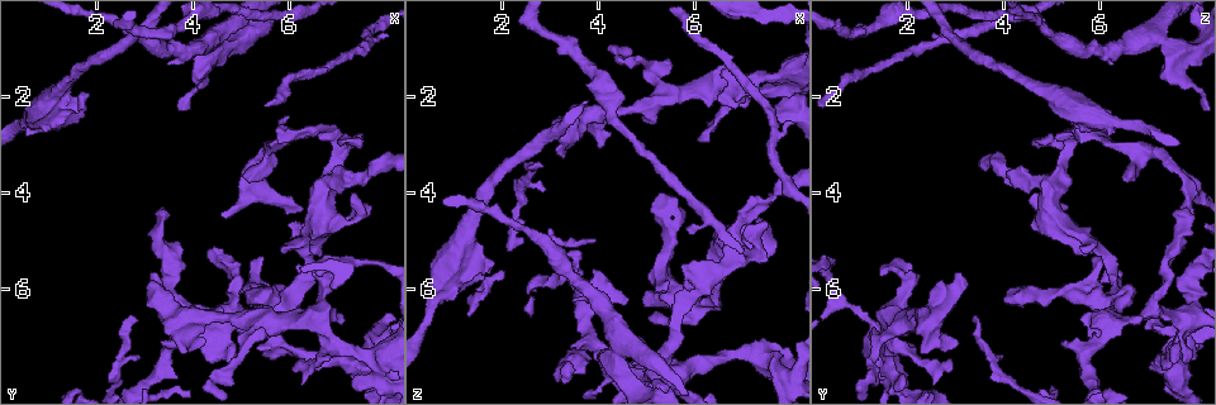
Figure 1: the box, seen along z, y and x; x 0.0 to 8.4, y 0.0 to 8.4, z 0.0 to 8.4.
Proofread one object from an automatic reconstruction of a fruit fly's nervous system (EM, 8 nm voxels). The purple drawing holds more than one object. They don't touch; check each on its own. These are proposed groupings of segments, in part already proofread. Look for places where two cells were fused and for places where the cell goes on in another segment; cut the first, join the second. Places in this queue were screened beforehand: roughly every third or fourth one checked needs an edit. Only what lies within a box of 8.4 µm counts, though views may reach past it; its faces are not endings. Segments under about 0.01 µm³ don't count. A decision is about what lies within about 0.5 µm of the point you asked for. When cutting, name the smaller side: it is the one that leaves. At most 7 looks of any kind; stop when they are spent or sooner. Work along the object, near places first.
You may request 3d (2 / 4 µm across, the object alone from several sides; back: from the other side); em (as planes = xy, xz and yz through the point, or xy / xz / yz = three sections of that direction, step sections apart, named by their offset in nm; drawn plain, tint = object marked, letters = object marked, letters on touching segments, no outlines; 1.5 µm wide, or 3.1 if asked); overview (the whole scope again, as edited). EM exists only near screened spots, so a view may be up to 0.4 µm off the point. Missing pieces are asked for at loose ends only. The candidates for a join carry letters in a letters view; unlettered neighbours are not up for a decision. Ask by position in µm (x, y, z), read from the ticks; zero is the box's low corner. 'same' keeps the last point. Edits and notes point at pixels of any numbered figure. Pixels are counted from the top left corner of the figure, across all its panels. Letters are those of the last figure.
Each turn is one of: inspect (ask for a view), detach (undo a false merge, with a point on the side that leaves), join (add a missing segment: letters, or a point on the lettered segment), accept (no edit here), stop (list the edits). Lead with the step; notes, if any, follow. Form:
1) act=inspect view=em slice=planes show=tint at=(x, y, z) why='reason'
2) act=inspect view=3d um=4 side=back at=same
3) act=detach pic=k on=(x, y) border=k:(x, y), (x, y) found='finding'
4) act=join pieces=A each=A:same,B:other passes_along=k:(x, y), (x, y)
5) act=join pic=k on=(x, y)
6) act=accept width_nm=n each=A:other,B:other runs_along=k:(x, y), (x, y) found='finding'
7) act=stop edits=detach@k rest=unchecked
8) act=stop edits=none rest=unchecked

act=inspect view=em slice=planes show=letters at=(4.40, 0.80, 7.20) why='thick turns thin'

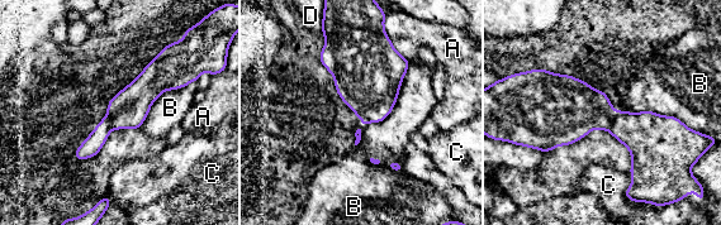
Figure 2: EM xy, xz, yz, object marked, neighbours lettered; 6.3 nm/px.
act=detach pic=2 on=(646, 134) each=A:other,B:other,C:other,D:other part_leaving=2:(107, 120), (100, 134), (77, 156) found='a second cell is stuck on'

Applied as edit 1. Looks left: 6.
act=inspect view=em slice=planes show=plain at=(5.10, 3.70, 6.70) why='free end'

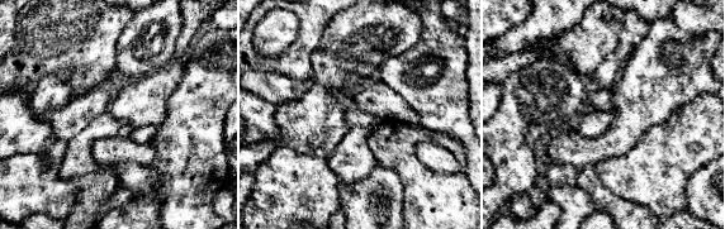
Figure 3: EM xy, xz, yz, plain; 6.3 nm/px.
act=inspect view=em slice=planes show=tint at=same why='where the object lies'

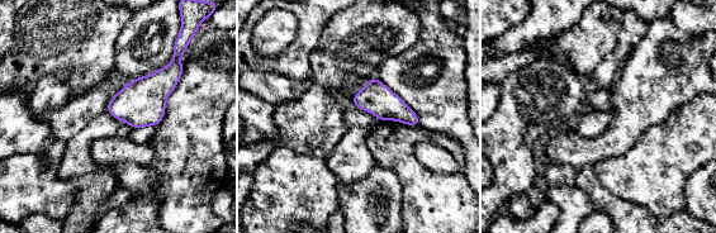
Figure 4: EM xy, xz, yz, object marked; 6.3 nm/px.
act=inspect view=em slice=planes show=letters at=same why='see the neighbours'

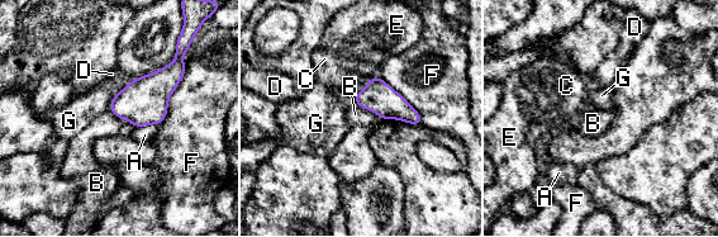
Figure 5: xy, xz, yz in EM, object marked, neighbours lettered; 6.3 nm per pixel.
act=accept longest_contact=F:440nm each=A:other,B:other,C:other,D:other,E:other,F:other,G:other border=5:(353, 95), (361, 107), (384, 119) found='no lettered segment goes on from it'

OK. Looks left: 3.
act=inspect view=em slice=planes show=letters at=(2.75, 6.55, 3.40) why='tapers out'

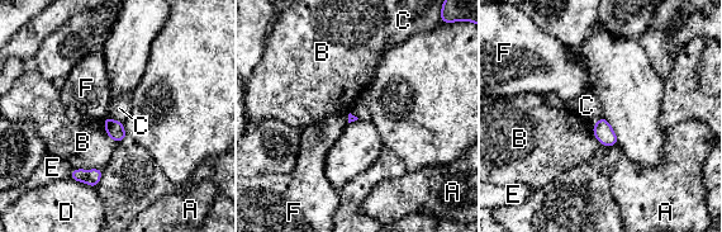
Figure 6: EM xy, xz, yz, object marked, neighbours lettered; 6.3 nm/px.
act=accept longest_contact=B:180nm each=A:other,B:other,C:other,D:other,E:other,F:other border=6:(108, 116), (122, 123) found='no lettered segment goes on from it'

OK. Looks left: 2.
act=stop edits=detach@2 rest=unchecked

